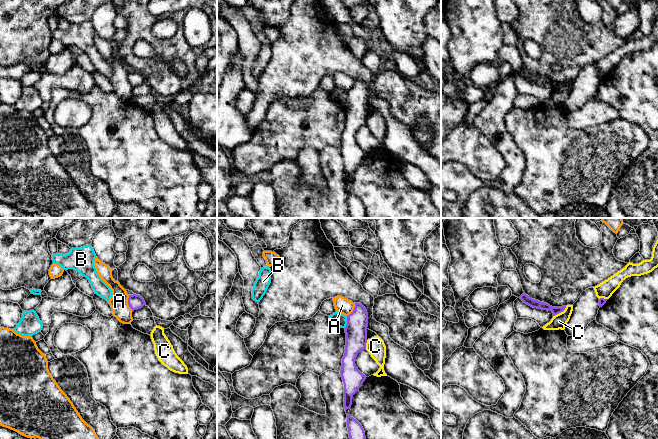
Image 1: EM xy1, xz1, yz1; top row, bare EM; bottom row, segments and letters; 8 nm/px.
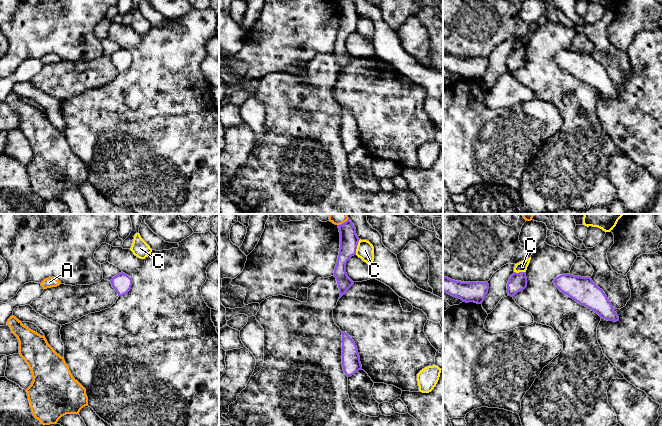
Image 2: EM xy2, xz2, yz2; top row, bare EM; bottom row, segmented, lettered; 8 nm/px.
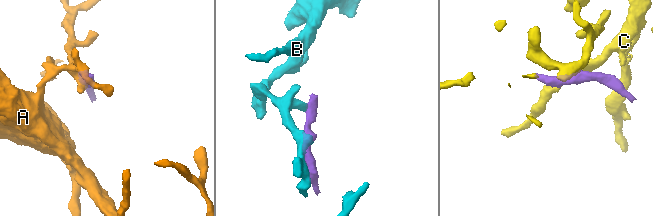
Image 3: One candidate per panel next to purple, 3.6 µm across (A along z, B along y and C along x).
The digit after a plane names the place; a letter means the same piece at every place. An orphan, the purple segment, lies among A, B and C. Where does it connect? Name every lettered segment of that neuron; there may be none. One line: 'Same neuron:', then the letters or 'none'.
Same neuron: none

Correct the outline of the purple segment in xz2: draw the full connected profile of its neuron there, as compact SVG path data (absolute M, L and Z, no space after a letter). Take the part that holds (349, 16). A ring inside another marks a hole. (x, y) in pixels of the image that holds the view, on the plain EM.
M353 0L338 1L340 8L340 24L337 39L334 45L334 53L336 54L340 73L354 60L346 49L346 39L354 31L359 18L356 10L356 4Z

